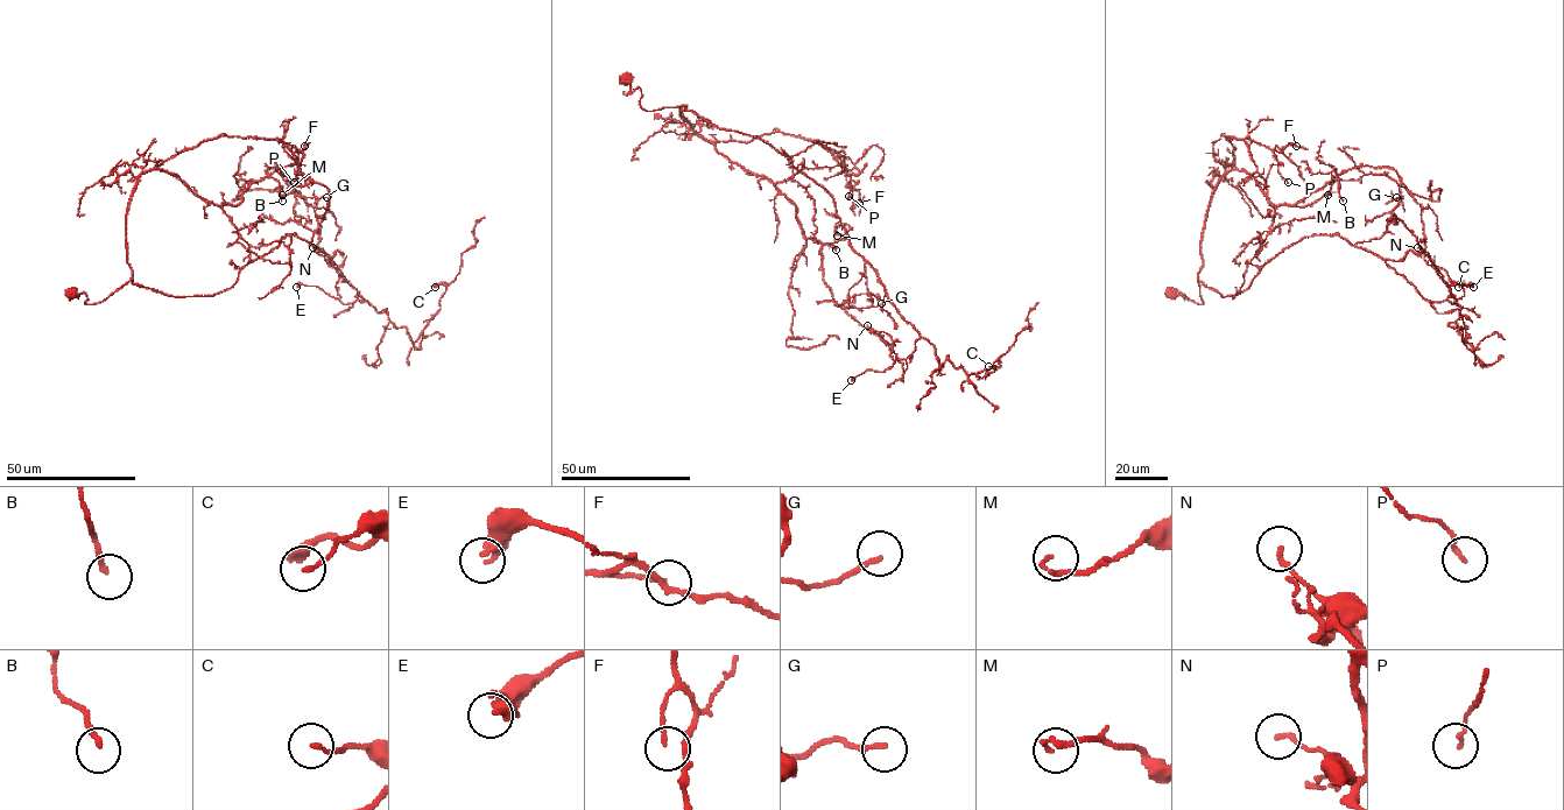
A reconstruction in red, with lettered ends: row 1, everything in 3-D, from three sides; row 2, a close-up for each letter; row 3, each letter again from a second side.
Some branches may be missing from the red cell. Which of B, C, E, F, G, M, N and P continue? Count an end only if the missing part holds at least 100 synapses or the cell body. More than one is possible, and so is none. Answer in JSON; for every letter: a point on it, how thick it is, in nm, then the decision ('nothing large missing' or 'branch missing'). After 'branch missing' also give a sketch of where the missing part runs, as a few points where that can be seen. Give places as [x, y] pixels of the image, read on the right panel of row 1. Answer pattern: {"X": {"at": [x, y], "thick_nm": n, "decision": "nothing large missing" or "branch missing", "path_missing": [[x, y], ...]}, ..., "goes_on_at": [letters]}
{"B": {"at": [1343, 201], "thick_nm": 170, "decision": "nothing large missing"}, "C": {"at": [1458, 287], "thick_nm": 130, "decision": "nothing large missing"}, "E": {"at": [1473, 287], "thick_nm": 260, "decision": "nothing large missing"}, "F": {"at": [1296, 146], "thick_nm": 120, "decision": "nothing large missing"}, "G": {"at": [1396, 197], "thick_nm": 140, "decision": "nothing large missing"}, "M": {"at": [1328, 195], "thick_nm": 140, "decision": "nothing large missing"}, "N": {"at": [1417, 247], "thick_nm": 150, "decision": "nothing large missing"}, "P": {"at": [1288, 182], "thick_nm": 130, "decision": "nothing large missing"}, "goes_on_at": []}

